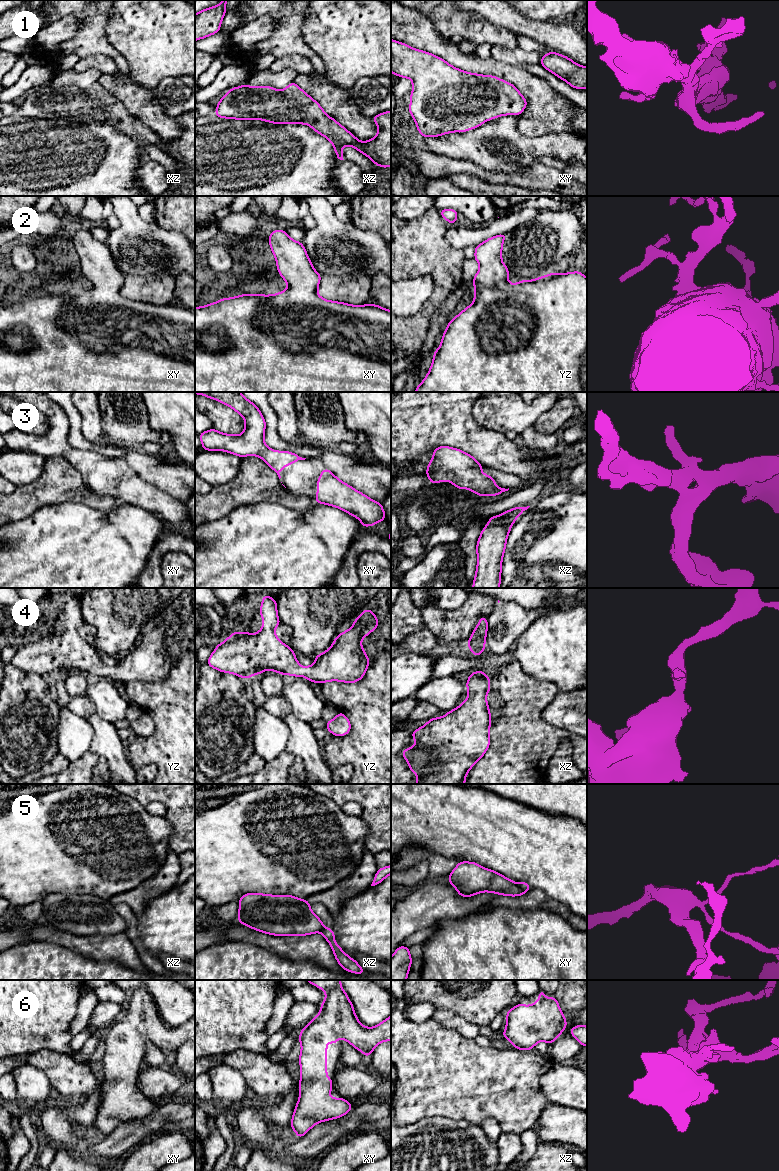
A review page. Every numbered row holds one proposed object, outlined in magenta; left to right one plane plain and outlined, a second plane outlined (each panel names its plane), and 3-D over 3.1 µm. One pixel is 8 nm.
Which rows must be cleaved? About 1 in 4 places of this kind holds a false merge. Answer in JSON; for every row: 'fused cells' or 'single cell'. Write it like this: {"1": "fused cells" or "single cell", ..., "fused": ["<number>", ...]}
{"1": "single cell", "2": "single cell", "3": "single cell", "4": "single cell", "5": "fused cells", "6": "single cell", "fused": ["5"]}

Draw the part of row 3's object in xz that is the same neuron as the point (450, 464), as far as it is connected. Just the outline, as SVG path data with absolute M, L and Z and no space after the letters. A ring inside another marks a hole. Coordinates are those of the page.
M444 445L434 450L426 475L431 484L449 481L456 488L469 489L478 496L494 497L509 490L496 487L494 478L480 472L483 468L472 455Z

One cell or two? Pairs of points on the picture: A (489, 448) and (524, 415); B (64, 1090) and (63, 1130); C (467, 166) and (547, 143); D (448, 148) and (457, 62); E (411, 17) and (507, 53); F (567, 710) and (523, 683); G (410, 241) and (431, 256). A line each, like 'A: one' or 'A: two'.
A: two
B: two
C: two
D: two
E: two
F: two
G: one

